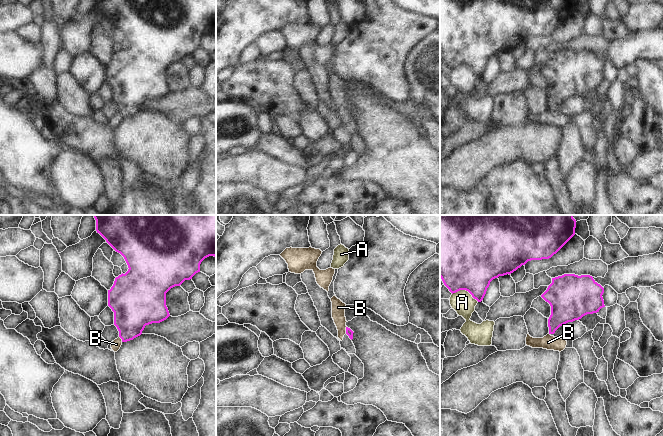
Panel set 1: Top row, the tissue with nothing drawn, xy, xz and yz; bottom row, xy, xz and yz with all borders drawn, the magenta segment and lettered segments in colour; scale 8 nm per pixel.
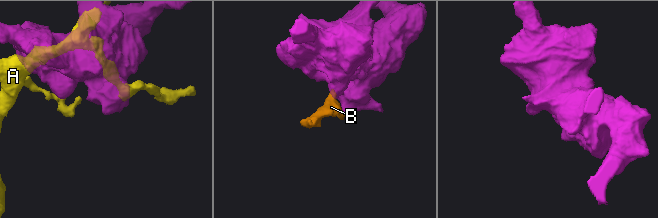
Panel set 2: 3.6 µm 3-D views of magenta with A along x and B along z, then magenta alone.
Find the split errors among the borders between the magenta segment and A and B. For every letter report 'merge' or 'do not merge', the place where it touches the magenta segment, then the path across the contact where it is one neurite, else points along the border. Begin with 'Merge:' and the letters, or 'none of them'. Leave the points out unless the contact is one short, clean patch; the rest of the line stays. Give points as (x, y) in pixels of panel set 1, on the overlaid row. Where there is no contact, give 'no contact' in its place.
Merge: none of them
A: do not merge; contact yz (465, 289)
B: do not merge; contact xz (346, 330); border xz (346, 326), (345, 333)

